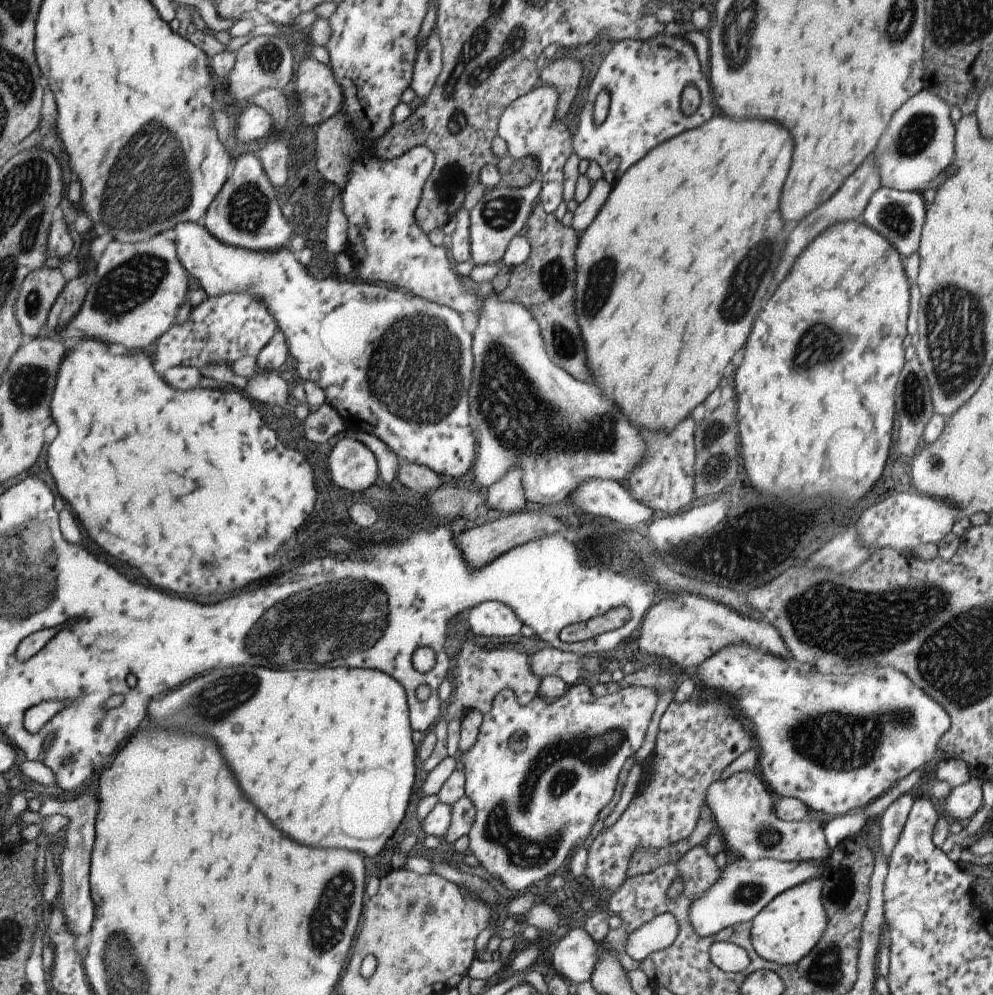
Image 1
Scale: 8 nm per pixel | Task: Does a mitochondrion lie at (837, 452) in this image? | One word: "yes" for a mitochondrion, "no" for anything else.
no

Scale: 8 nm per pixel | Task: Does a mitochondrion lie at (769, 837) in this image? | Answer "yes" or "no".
yes

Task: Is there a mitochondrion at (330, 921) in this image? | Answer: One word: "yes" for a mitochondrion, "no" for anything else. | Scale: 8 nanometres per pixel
yes

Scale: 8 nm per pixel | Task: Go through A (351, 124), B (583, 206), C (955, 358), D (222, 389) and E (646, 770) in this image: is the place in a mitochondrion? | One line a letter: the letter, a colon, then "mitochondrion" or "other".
A: other
B: other
C: mitochondrion
D: other
E: other

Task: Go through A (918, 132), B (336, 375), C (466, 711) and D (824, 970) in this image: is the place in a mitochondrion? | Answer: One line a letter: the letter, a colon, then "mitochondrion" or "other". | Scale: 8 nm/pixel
A: mitochondrion
B: other
C: other
D: mitochondrion

